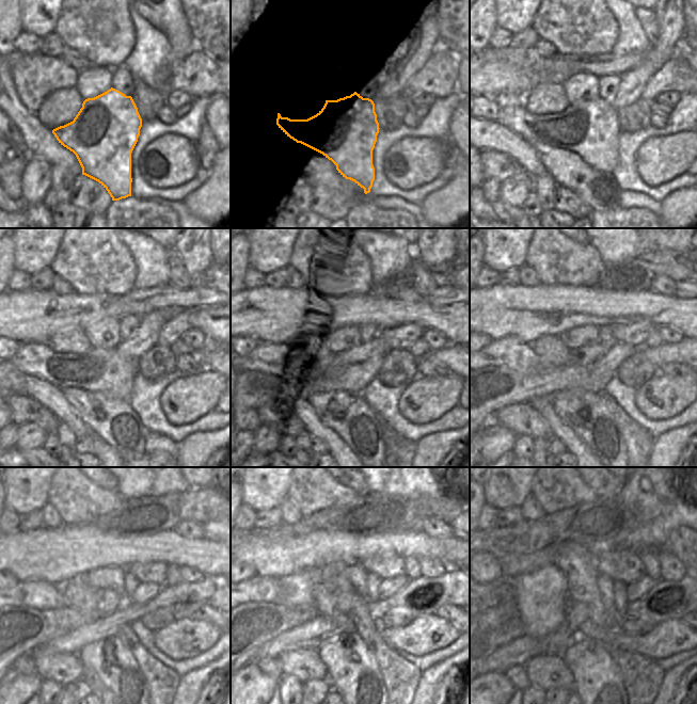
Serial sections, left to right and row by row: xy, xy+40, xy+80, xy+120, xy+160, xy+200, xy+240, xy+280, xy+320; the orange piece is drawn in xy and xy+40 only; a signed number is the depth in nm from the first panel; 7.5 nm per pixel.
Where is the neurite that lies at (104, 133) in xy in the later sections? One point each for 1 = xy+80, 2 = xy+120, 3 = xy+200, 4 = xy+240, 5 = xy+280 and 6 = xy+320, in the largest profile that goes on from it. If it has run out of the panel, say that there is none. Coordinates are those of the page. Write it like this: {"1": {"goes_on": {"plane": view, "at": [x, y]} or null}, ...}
{"1": {"goes_on": {"plane": "xy+80", "at": [595, 124]}}, "2": {"goes_on": {"plane": "xy+120", "at": [37, 360]}}, "3": {"goes_on": {"plane": "xy+200", "at": [510, 352]}}, "4": {"goes_on": {"plane": "xy+240", "at": [40, 594]}}, "5": {"goes_on": {"plane": "xy+280", "at": [257, 590]}}, "6": {"goes_on": {"plane": "xy+320", "at": [495, 592]}}}

